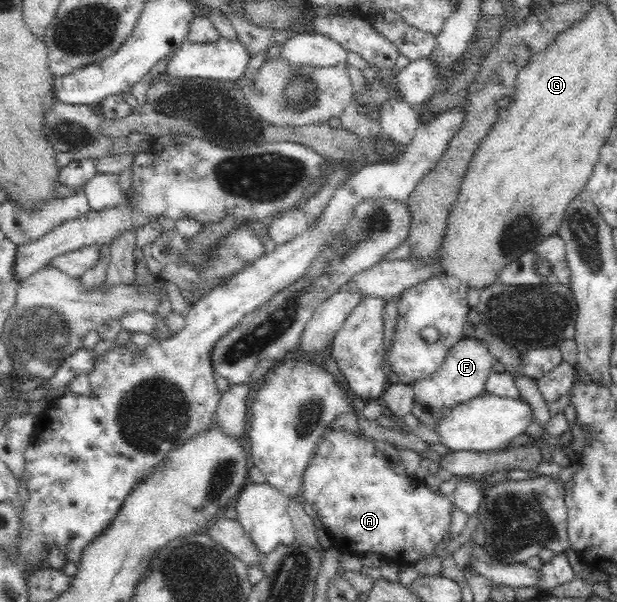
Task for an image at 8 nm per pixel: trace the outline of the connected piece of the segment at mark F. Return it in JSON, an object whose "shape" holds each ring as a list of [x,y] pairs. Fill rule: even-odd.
{"shape":[[[466,337],[448,352],[444,362],[428,378],[417,380],[414,385],[414,400],[411,413],[428,428],[434,429],[437,422],[455,406],[480,396],[486,390],[487,378],[492,374],[496,358],[486,345],[474,338]]]}

